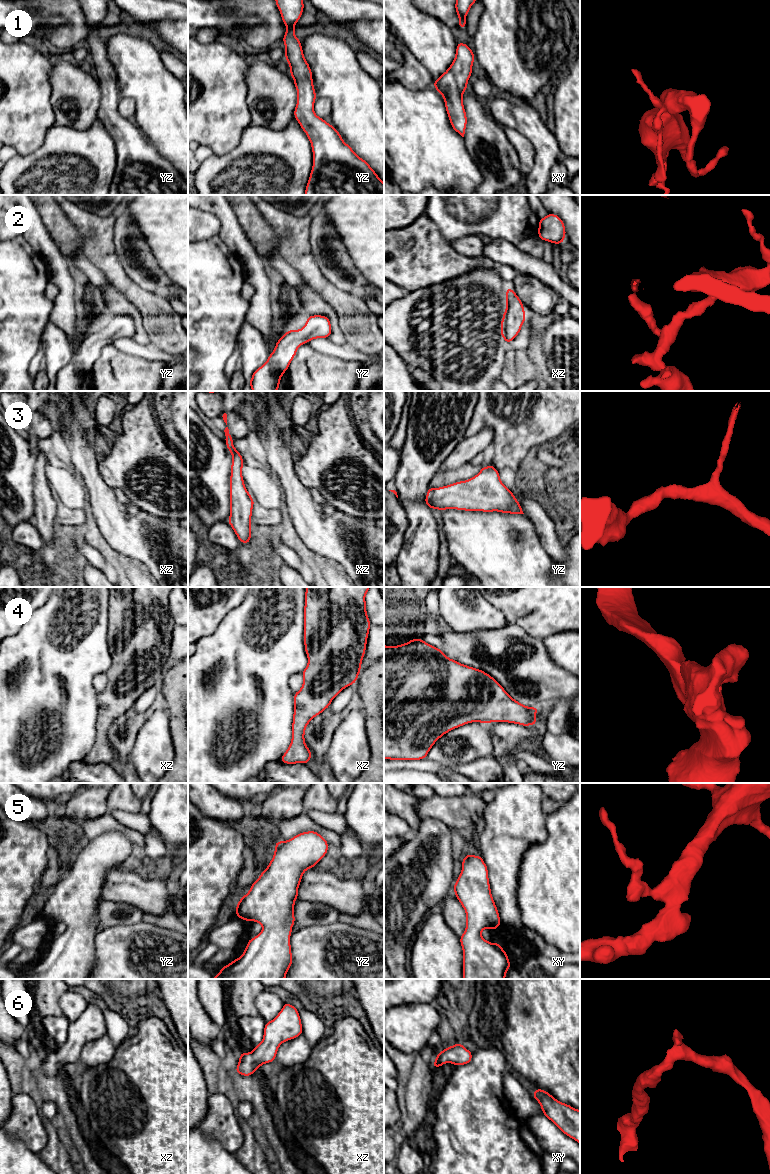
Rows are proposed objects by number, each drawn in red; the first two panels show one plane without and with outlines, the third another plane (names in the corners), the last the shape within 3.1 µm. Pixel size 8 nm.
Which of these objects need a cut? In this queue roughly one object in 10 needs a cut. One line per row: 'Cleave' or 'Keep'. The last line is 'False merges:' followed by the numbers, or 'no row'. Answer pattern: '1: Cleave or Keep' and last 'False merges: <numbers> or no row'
1: Keep
2: Keep
3: Keep
4: Keep
5: Keep
6: Keep
False merges: no row

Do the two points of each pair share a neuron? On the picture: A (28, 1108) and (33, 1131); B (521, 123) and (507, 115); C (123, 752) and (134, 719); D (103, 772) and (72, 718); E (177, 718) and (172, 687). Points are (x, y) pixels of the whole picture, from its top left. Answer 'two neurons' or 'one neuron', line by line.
A: one neuron
B: one neuron
C: one neuron
D: two neurons
E: one neuron

